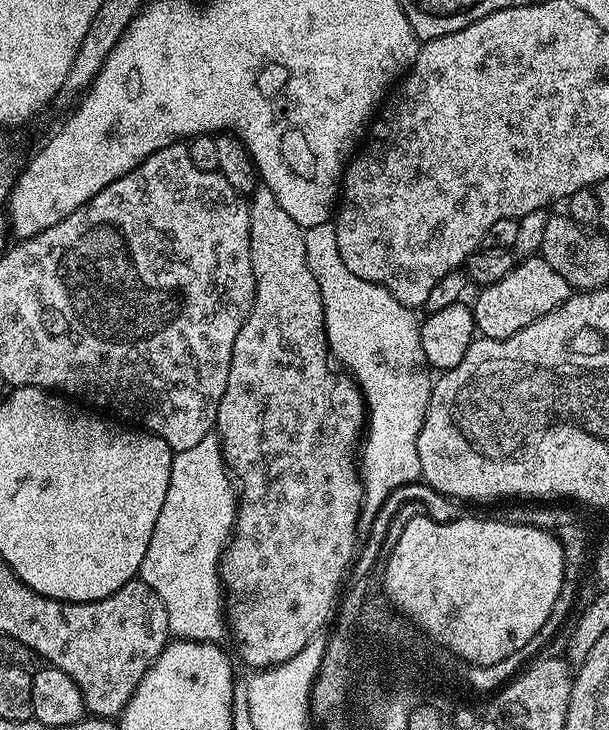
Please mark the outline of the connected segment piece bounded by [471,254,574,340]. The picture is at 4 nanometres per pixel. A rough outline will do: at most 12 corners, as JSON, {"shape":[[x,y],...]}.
{"shape":[[537,254],[471,305],[477,333],[505,340],[574,289]]}

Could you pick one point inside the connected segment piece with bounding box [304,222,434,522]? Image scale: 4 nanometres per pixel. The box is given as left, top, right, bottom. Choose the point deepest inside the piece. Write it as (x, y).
(378, 339)

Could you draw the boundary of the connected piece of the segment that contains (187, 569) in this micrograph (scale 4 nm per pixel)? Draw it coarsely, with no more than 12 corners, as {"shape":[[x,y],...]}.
{"shape":[[215,435],[173,455],[138,578],[220,642],[238,492]]}

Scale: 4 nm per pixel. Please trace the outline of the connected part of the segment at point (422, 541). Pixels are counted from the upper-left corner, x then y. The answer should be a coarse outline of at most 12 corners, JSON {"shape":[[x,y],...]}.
{"shape":[[411,519],[387,603],[470,665],[522,650],[566,583],[542,528]]}

